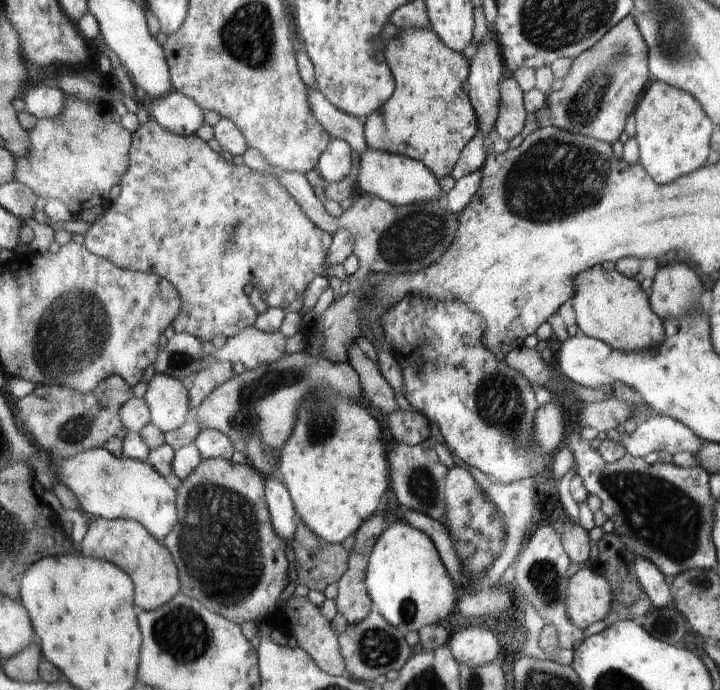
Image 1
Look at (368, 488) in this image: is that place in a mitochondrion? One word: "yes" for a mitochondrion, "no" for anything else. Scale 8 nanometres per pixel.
no

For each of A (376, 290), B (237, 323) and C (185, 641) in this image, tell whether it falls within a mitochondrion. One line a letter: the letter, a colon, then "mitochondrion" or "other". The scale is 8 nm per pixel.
A: mitochondrion
B: other
C: mitochondrion

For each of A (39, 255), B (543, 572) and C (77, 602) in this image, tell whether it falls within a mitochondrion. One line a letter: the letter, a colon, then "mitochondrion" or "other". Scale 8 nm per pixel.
A: other
B: mitochondrion
C: other

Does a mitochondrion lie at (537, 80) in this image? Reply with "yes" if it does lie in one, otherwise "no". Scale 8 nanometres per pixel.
no

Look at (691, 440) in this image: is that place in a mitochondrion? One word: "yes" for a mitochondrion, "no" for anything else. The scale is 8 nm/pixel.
no

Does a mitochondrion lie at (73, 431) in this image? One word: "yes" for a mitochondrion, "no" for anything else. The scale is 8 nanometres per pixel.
yes

